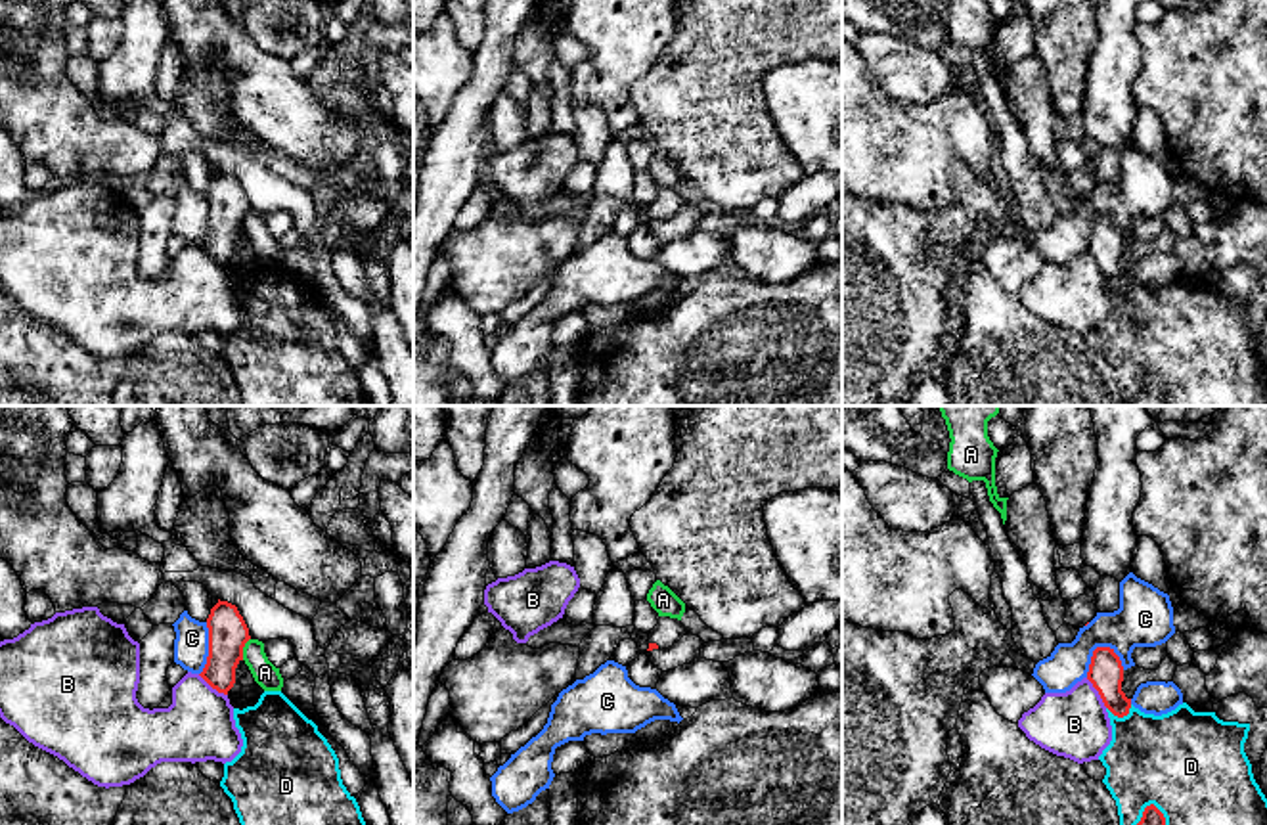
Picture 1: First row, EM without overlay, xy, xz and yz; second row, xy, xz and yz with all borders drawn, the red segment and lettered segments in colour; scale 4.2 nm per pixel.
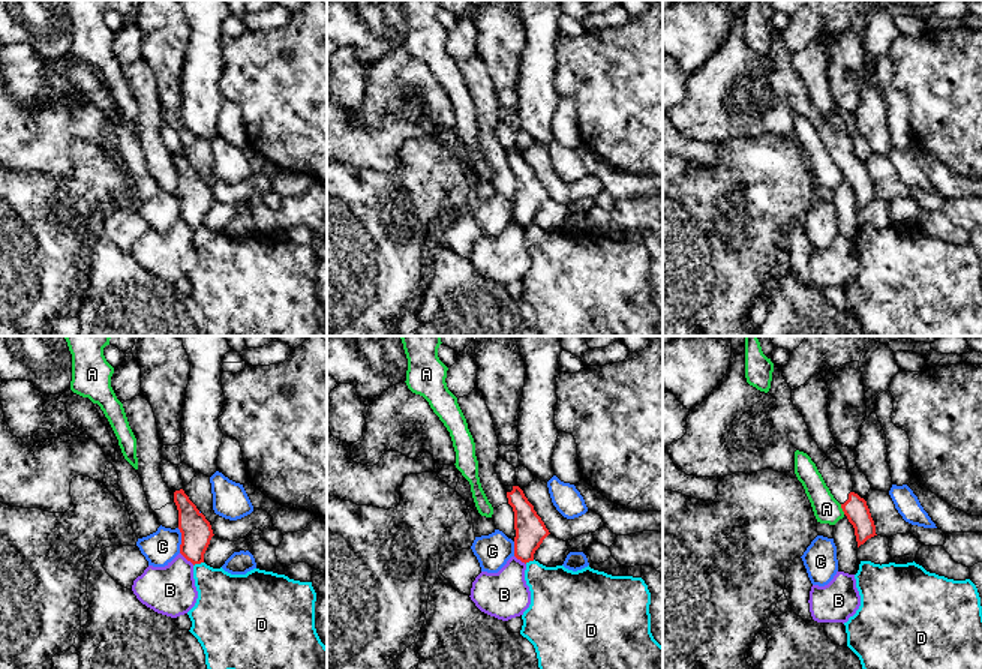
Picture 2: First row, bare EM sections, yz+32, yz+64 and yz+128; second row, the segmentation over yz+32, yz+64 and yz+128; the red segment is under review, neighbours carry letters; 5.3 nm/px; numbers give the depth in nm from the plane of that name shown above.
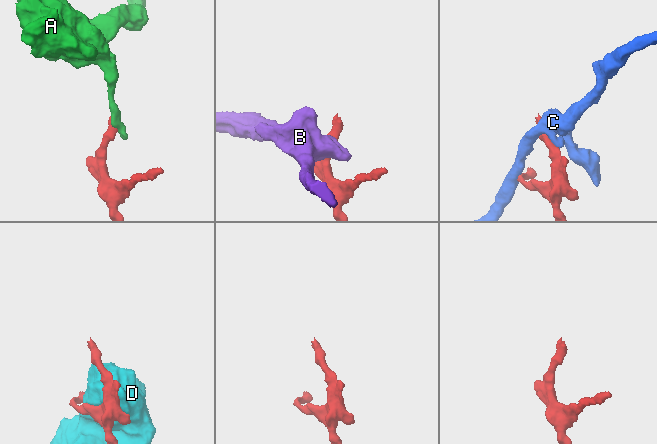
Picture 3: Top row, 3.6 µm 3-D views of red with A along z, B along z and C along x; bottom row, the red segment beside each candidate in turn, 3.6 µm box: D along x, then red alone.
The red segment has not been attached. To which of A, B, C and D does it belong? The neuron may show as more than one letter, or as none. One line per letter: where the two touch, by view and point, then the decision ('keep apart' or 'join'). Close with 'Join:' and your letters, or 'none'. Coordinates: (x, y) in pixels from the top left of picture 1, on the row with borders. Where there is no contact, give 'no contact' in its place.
A: contact xy (242, 649); keep apart
B: contact yz (1099, 693); keep apart
C: contact yz (1095, 649); keep apart
D: contact yz (1120, 716); keep apart
Join: none

